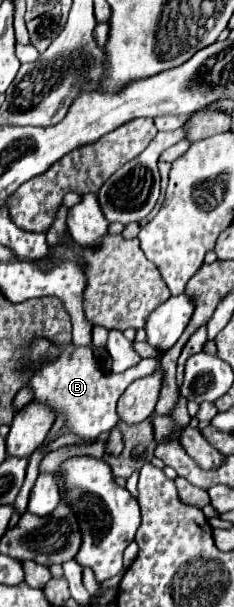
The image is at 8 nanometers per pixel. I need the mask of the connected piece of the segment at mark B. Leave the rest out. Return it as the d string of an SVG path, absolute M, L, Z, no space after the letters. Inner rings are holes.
M44 336L30 340L24 350L24 362L20 362L20 370L30 376L26 386L34 392L32 400L52 408L54 416L64 420L62 426L66 428L66 432L84 440L82 446L90 446L102 432L118 424L116 402L122 396L124 388L128 388L130 382L142 376L150 376L156 368L156 358L142 358L136 366L128 368L122 374L104 372L100 360L88 346L76 346L74 342L62 346Z

